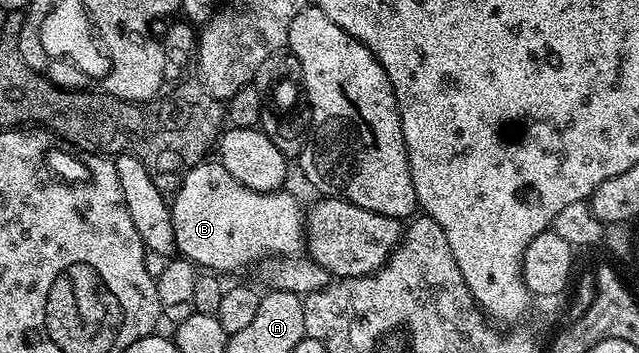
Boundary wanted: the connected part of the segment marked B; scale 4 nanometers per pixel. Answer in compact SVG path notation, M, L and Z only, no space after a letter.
M204 160L198 166L190 167L182 178L183 183L180 184L175 199L172 197L169 202L173 236L176 251L194 262L196 267L228 276L234 270L243 270L254 262L259 264L272 256L295 256L304 249L305 206L293 195L283 194L282 189L257 192L253 188L245 188L241 180L229 176L223 163L218 160Z

